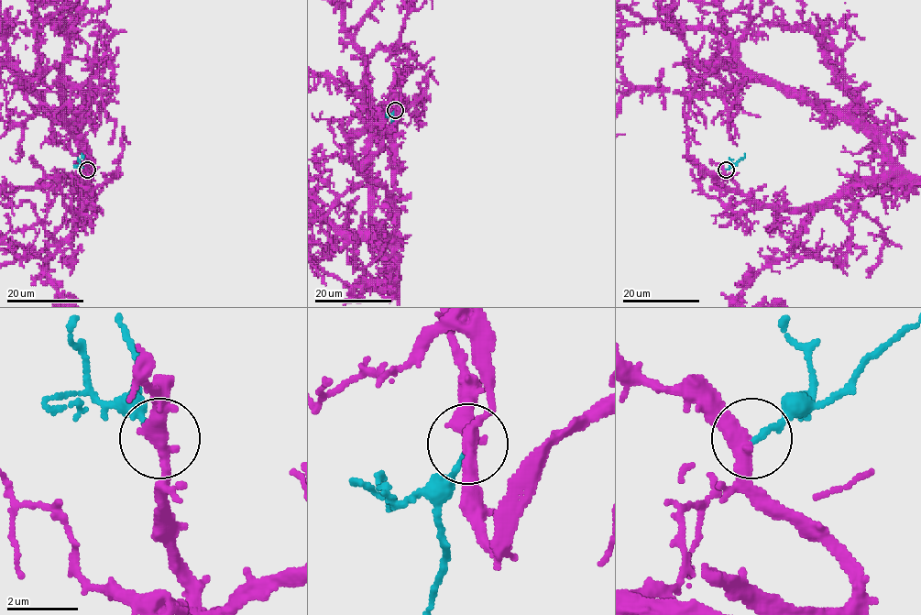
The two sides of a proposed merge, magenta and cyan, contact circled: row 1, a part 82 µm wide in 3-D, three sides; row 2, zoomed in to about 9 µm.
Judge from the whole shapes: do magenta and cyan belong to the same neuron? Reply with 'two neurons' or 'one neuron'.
one neuron

